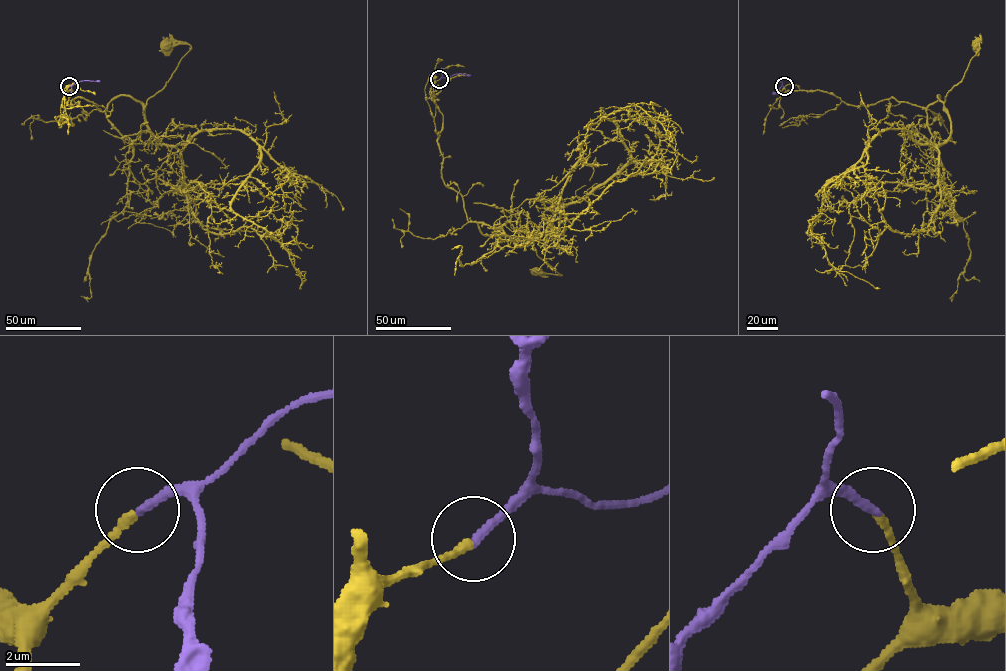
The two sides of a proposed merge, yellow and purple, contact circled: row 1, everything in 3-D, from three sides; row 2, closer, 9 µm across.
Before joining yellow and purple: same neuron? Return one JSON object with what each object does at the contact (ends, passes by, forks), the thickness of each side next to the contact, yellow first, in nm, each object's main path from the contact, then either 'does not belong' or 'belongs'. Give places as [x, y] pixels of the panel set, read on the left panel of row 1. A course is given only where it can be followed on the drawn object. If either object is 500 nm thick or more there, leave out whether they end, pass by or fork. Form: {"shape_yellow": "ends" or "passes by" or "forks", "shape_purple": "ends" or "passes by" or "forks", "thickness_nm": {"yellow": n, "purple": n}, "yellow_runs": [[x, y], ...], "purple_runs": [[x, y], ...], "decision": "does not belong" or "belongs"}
{"shape_yellow": "ends", "shape_purple": "ends", "thickness_nm": {"yellow": 220, "purple": 240}, "yellow_runs": [[69, 87], [69, 105], [81, 97], [103, 111], [121, 95], [145, 106], [191, 48], [166, 46]], "purple_runs": [[69, 87], [82, 81], [100, 81]], "decision": "belongs"}

